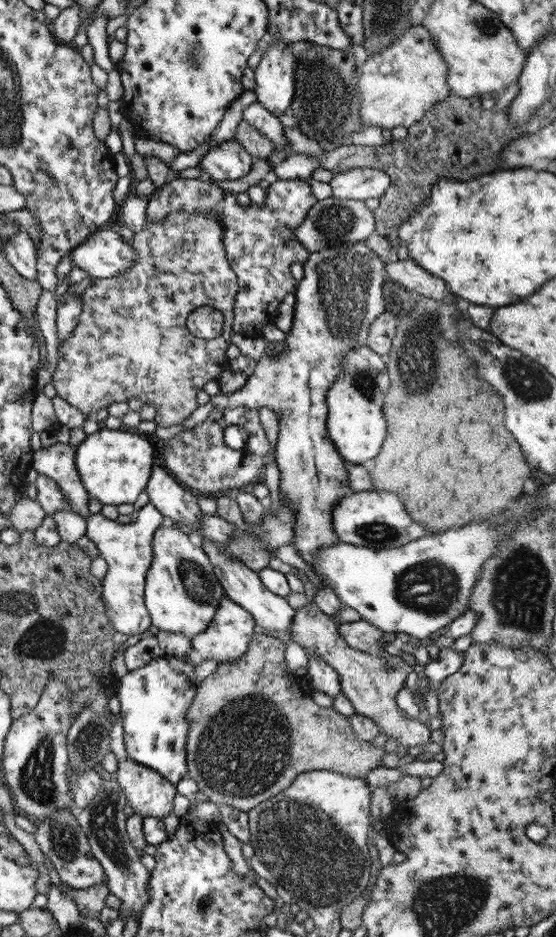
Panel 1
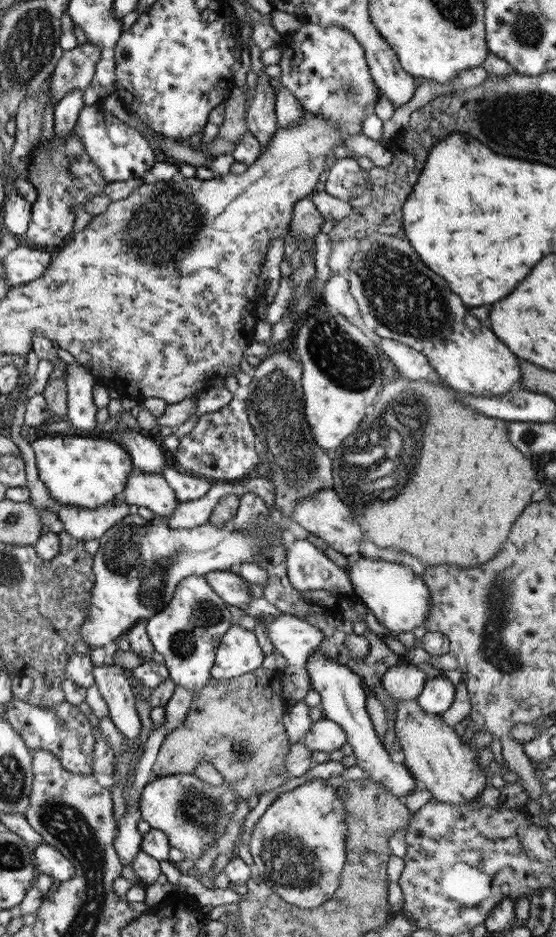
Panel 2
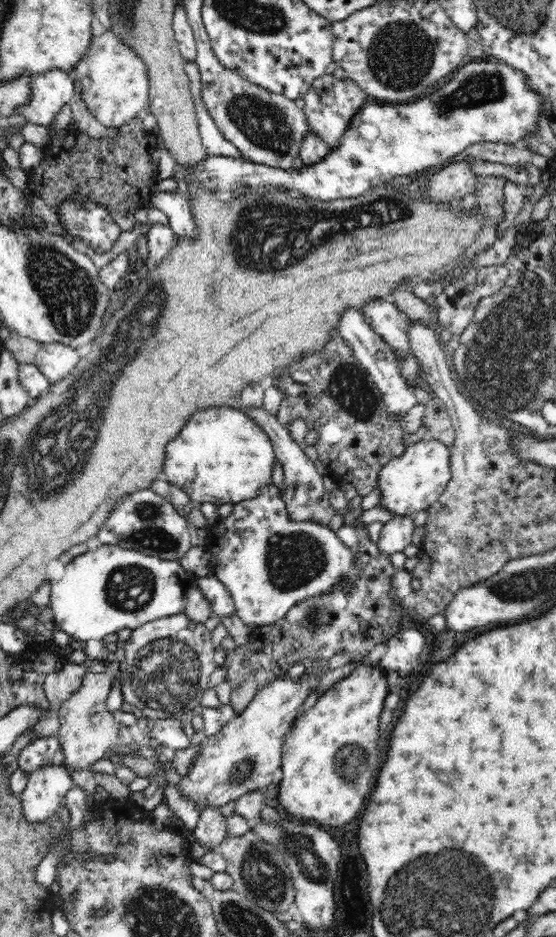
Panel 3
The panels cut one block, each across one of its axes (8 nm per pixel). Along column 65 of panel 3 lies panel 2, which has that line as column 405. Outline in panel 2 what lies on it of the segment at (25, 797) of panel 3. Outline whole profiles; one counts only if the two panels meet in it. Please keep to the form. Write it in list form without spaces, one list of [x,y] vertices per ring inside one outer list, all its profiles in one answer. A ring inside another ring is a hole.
[[[318,649],[309,652],[305,669],[309,676],[310,688],[320,696],[323,718],[332,720],[343,728],[345,738],[347,738],[346,743],[353,750],[357,766],[363,772],[367,772],[367,777],[374,783],[385,788],[385,790],[389,790],[393,796],[402,801],[405,794],[409,794],[418,782],[403,763],[396,763],[392,760],[383,748],[381,740],[375,735],[371,720],[365,711],[365,691],[361,686],[360,676],[349,670],[347,666],[325,658]]]

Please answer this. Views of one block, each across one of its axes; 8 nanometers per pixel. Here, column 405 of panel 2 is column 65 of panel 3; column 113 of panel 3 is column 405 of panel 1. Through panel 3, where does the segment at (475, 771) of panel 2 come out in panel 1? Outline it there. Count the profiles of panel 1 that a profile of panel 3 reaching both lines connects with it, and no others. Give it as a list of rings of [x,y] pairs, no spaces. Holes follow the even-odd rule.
[[[313,603],[295,609],[289,629],[293,643],[303,647],[307,658],[315,653],[335,670],[339,675],[340,691],[351,703],[354,713],[371,718],[379,728],[378,734],[387,736],[388,747],[396,742],[406,747],[419,746],[419,748],[429,744],[431,730],[429,731],[427,724],[417,721],[417,718],[409,719],[408,716],[403,716],[401,709],[395,705],[395,694],[405,684],[406,674],[401,669],[397,666],[387,667],[369,653],[347,646],[345,640],[337,634],[337,623],[323,614],[323,611]]]

